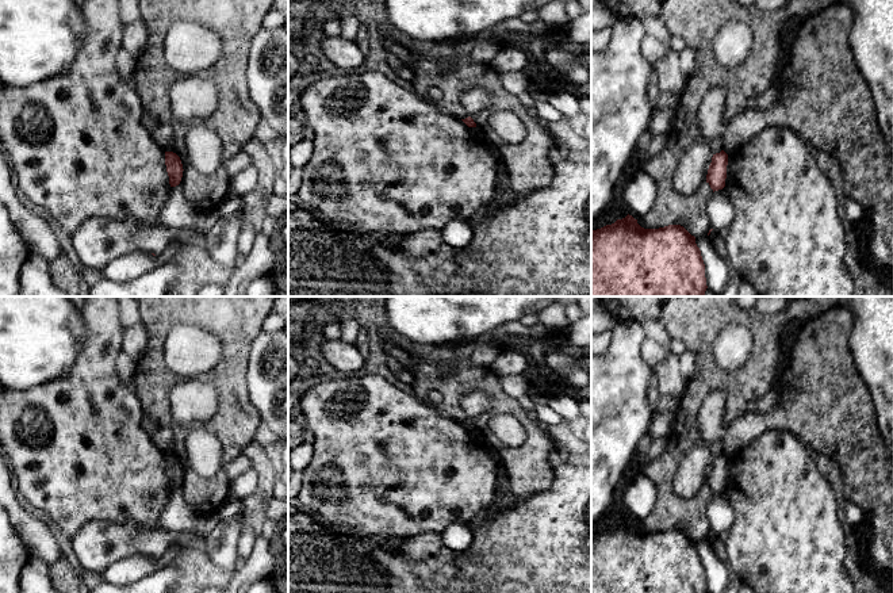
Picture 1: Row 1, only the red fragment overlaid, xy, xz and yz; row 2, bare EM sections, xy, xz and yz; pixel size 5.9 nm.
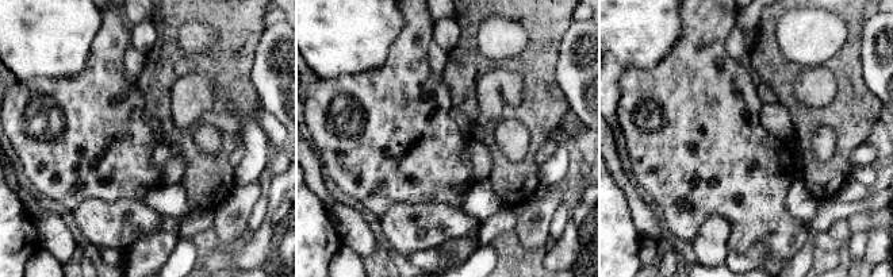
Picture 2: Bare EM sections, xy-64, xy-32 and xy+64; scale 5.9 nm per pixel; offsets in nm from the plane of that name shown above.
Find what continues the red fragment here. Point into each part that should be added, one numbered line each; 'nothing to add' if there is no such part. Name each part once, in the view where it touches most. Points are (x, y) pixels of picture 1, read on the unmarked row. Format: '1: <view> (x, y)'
nothing to add

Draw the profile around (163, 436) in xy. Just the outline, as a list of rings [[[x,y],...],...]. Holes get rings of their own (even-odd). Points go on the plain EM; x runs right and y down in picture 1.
[[[164,425],[154,428],[153,436],[150,437],[156,447],[158,447],[165,455],[173,455],[173,428],[170,425]]]

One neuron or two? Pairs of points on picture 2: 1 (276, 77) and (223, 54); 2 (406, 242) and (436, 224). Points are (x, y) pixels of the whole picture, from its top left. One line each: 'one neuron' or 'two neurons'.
1: two neurons
2: one neuron

